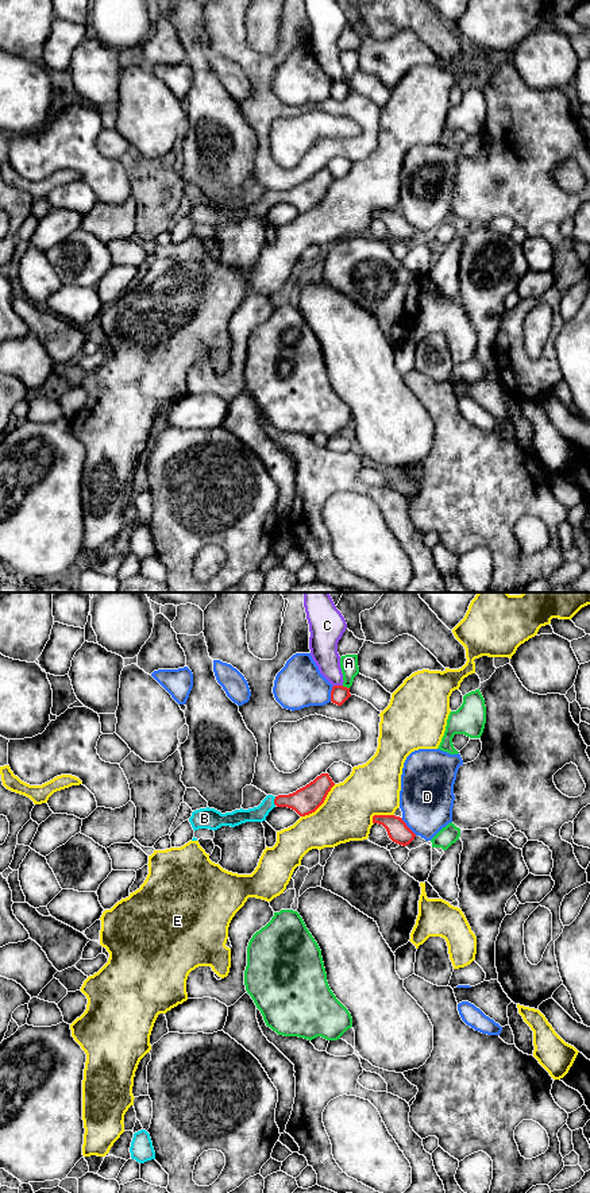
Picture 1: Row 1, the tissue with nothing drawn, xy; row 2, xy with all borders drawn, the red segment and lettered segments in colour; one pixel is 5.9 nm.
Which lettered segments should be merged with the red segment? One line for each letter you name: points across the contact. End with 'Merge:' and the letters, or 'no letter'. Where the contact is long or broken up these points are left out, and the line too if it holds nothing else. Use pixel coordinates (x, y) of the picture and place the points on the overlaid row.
B: runs through xy (305, 800), (274, 800), (258, 814)
Merge: B

